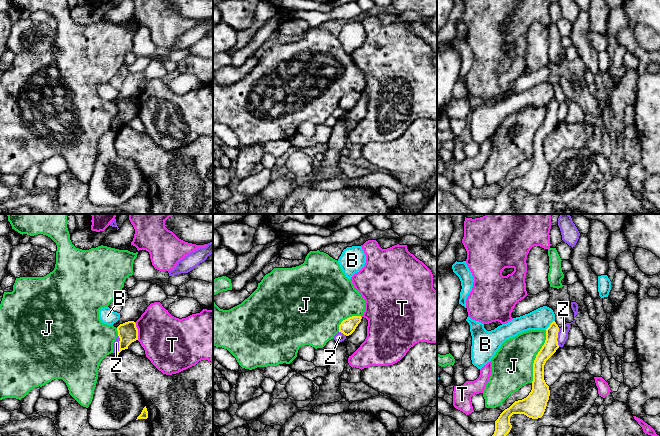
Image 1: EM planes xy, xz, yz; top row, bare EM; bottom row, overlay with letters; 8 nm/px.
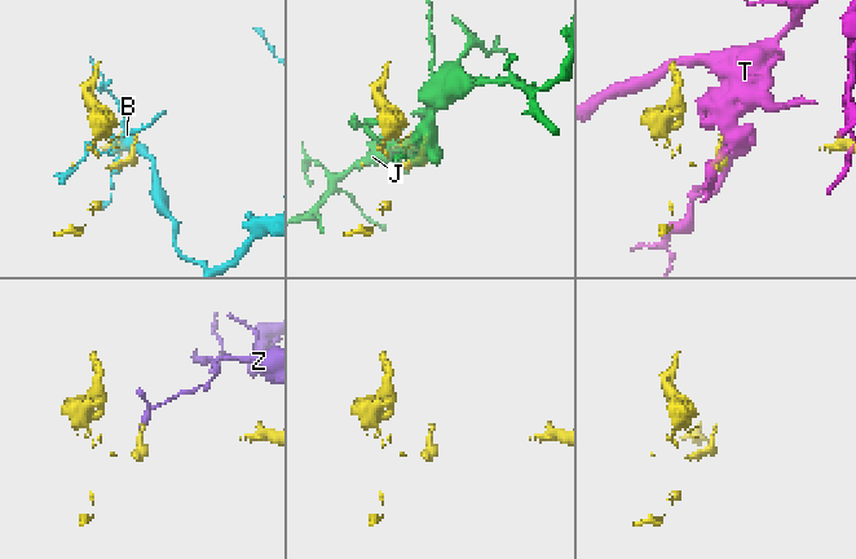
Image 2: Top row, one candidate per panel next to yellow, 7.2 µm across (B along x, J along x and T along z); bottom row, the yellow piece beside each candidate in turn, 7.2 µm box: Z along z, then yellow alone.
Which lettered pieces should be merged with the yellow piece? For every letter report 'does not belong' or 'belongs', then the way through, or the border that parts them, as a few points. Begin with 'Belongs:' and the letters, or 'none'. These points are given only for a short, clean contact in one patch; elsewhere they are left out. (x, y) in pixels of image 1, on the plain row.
Belongs: none
B: does not belong; border yz (554, 96), (545, 105)
J: does not belong
T: does not belong
Z: does not belong; border xy (118, 111), (118, 126), (115, 129)

